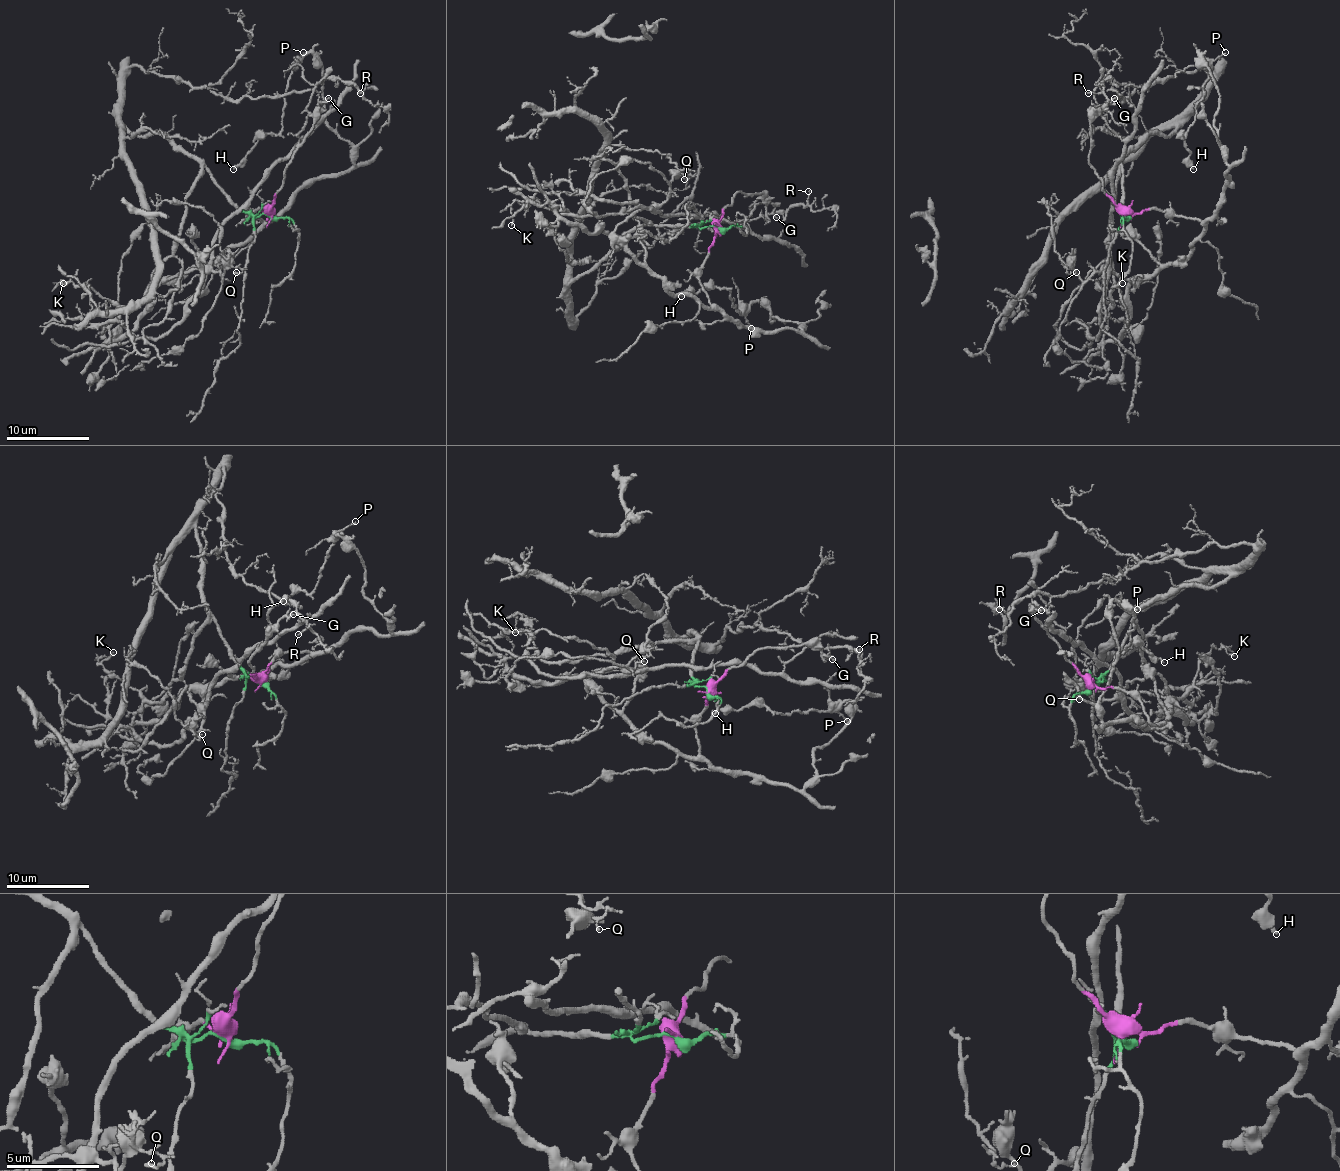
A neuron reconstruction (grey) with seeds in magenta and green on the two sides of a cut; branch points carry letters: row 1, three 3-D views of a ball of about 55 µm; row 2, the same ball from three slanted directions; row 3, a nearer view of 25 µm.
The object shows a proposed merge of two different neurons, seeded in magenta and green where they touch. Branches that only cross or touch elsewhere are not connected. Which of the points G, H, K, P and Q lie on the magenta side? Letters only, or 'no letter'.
G, H, P

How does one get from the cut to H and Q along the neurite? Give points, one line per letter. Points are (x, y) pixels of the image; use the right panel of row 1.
H: (1123, 214), (1152, 208), (1208, 221), (1225, 187), (1219, 87), (1198, 54), (1208, 75), (1185, 133), (1194, 169)
Q: (1123, 214), (1121, 160), (1173, 125), (1058, 214), (1042, 200), (1054, 252), (1075, 273)

